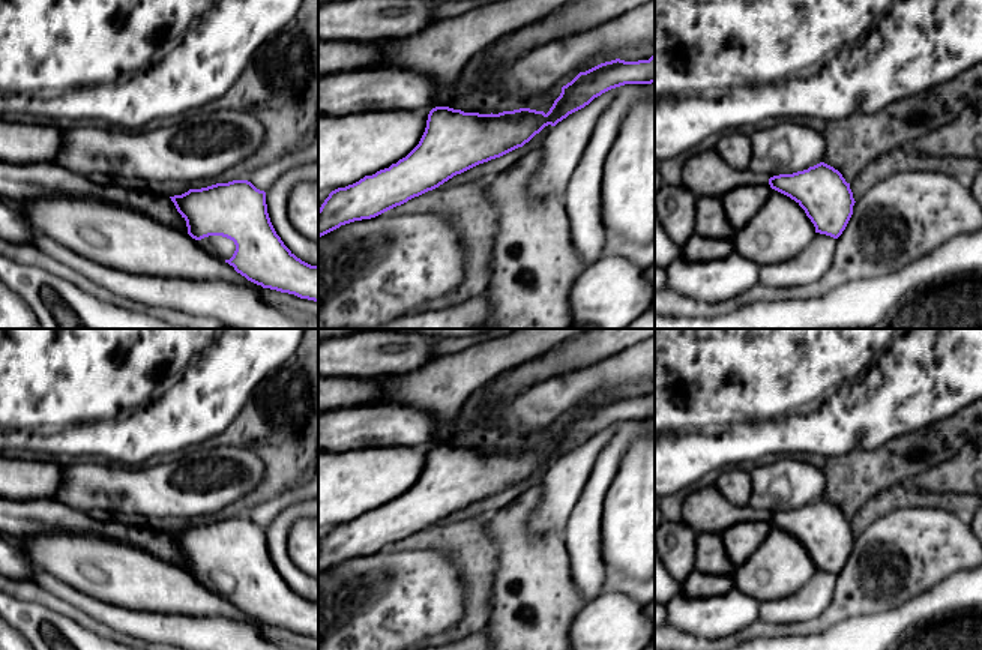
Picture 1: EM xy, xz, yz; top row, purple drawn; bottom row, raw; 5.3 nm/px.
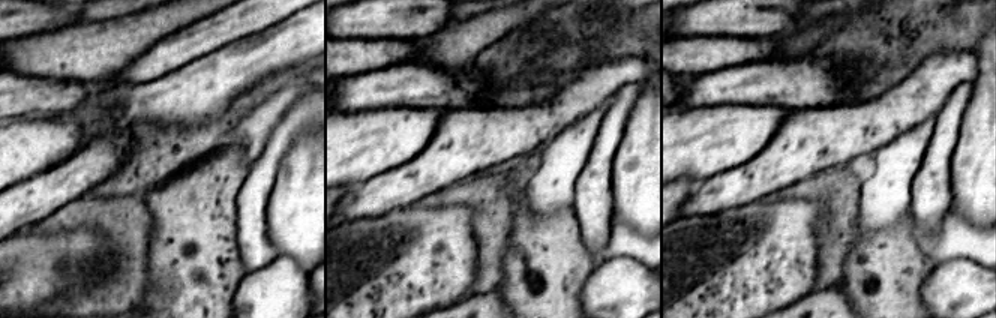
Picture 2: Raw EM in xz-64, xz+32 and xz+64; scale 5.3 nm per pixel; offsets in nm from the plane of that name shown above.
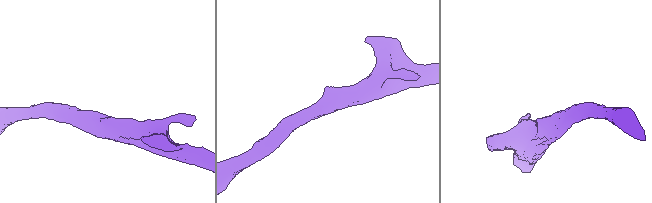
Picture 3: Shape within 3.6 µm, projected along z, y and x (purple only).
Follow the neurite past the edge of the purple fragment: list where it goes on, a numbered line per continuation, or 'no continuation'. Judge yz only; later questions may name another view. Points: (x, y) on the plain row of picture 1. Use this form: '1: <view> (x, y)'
no continuation

